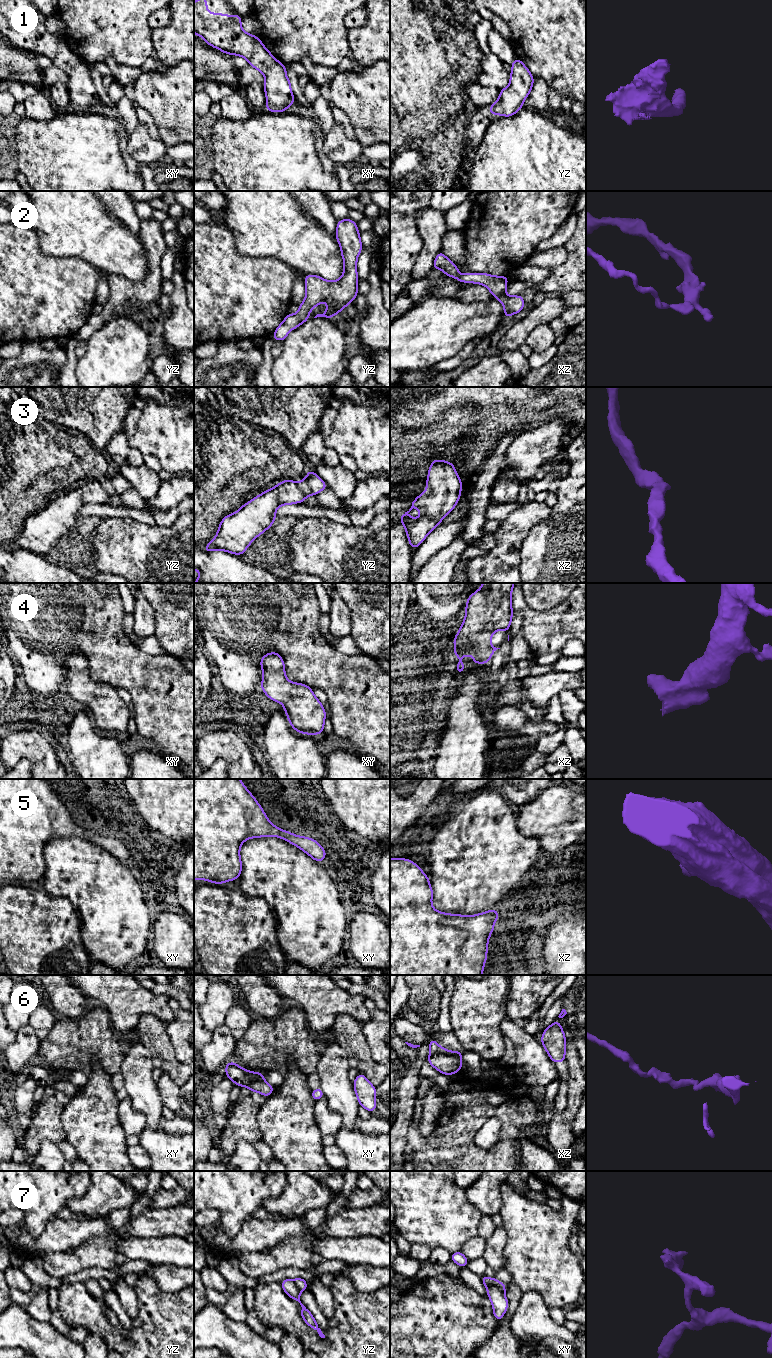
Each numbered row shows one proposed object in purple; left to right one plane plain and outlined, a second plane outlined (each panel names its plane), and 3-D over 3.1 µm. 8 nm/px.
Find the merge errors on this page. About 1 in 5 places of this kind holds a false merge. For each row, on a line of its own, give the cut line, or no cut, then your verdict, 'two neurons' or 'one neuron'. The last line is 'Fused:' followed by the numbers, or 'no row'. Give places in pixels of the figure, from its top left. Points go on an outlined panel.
1: no cut; one neuron
2: no cut; one neuron
3: no cut; one neuron
4: no cut; one neuron
5: no cut; one neuron
6: cut in xz along (430, 1051), (450, 1054), (460, 1059); two neurons
7: cut in xy along (486, 1285), (495, 1285), (503, 1291); two neurons
Fused: 6, 7

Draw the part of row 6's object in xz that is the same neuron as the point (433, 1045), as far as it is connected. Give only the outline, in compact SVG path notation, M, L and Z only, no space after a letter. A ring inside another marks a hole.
M431 1038L429 1041L429 1050L430 1052L433 1052L433 1053L448 1054L448 1055L451 1055L451 1056L454 1056L460 1059L464 1052L464 1051L461 1051L461 1052L450 1051L449 1052L446 1048L439 1046L434 1038Z

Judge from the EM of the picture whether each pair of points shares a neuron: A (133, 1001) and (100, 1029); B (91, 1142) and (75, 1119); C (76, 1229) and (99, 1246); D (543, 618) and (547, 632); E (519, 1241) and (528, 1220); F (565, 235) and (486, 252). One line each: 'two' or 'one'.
A: two
B: one
C: two
D: one
E: one
F: two

